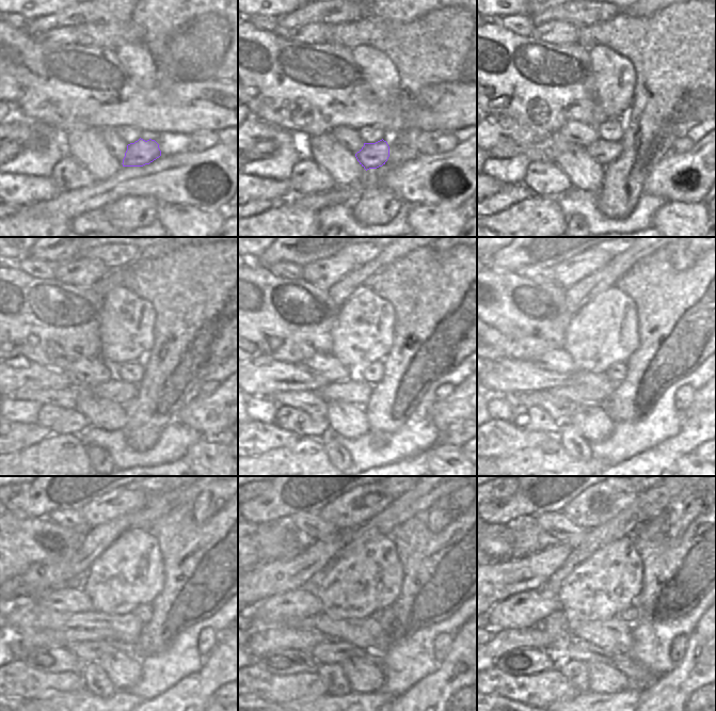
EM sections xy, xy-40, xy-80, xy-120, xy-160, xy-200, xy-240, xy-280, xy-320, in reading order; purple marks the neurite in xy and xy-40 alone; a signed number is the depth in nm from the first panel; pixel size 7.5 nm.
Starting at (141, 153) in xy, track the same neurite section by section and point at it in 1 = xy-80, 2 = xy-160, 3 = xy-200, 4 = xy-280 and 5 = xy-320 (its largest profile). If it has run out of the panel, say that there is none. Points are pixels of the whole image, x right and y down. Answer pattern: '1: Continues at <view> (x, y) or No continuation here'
1: Continues at xy-80 (603, 152)
2: Continues at xy-160 (358, 392)
3: Continues at xy-200 (578, 394)
4: Continues at xy-280 (263, 640)
5: Continues at xy-320 (503, 641)

